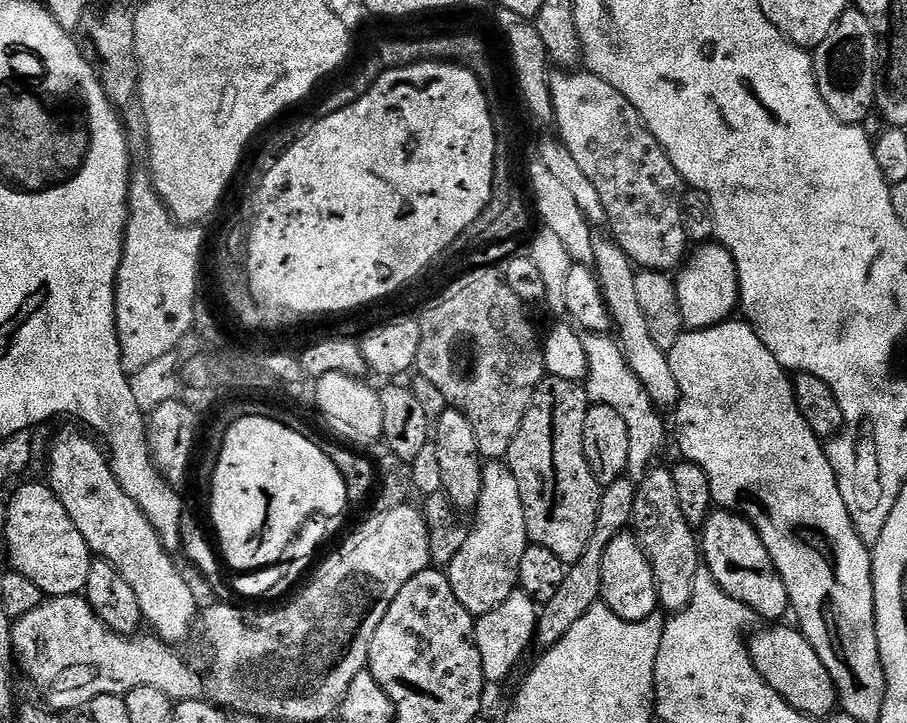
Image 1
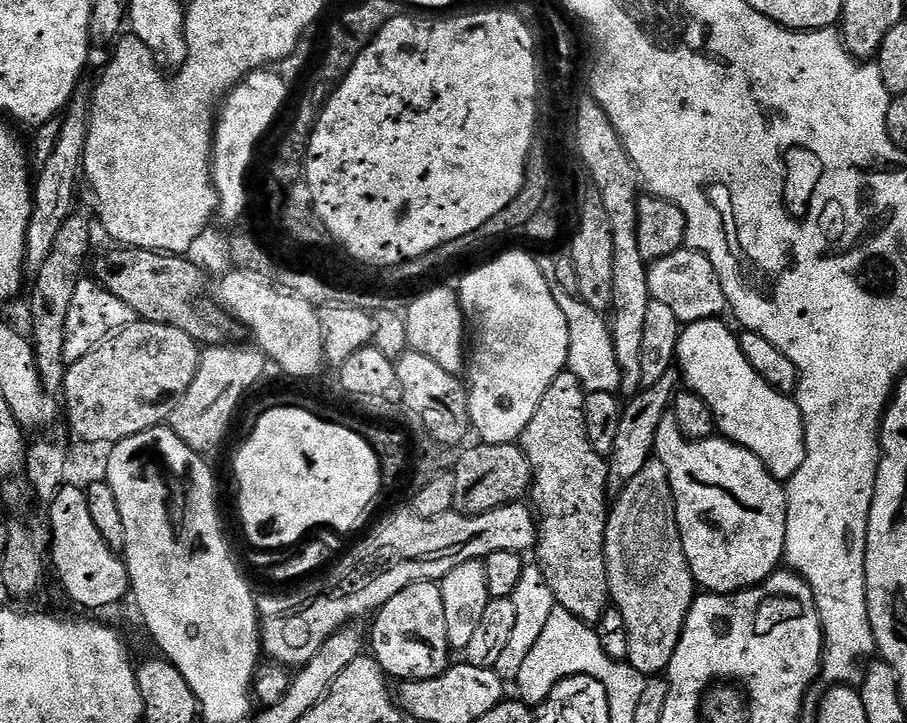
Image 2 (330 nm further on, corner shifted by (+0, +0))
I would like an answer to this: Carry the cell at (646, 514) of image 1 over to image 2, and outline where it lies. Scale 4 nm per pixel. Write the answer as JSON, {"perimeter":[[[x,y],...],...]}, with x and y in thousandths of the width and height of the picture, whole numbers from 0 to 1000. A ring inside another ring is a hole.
{"perimeter":[[[722,633],[714,636],[712,645],[708,645],[708,651],[682,680],[678,692],[670,710],[666,740],[670,823],[686,849],[686,860],[690,860],[691,917],[711,938],[719,938],[722,929],[731,931],[735,925],[739,910],[743,910],[743,899],[748,899],[748,882],[756,866],[761,838],[770,823],[770,809],[756,777],[756,761],[752,761],[745,696],[739,672],[739,656],[734,656],[732,640]]]}

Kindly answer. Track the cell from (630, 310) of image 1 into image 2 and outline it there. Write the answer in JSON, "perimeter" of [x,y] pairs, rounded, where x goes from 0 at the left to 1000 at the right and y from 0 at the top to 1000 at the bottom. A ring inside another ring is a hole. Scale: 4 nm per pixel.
{"perimeter":[[[738,573],[725,584],[721,631],[734,645],[734,656],[739,656],[752,761],[756,761],[756,777],[773,815],[785,822],[818,819],[861,784],[867,755],[869,682],[830,625],[797,606],[757,609]]]}

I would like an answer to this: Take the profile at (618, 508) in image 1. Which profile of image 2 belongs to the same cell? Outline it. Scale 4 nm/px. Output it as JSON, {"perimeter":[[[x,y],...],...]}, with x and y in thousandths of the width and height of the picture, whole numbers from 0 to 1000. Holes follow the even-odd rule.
{"perimeter":[[[749,513],[735,515],[730,517],[730,523],[725,523],[725,528],[721,528],[721,534],[707,535],[706,541],[687,560],[688,571],[686,585],[681,589],[681,607],[677,610],[677,622],[668,633],[671,682],[682,683],[708,651],[708,645],[712,645],[712,639],[720,635],[725,584],[730,584],[730,578],[738,574],[742,546],[751,531],[752,521]]]}

